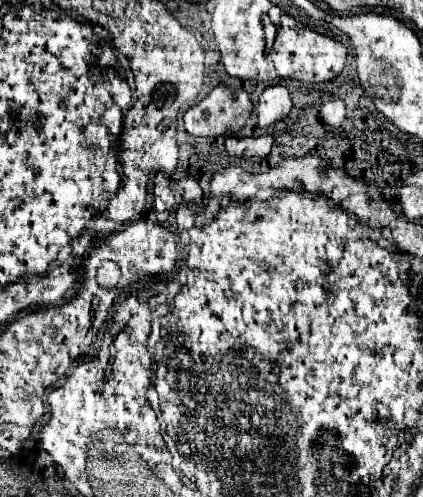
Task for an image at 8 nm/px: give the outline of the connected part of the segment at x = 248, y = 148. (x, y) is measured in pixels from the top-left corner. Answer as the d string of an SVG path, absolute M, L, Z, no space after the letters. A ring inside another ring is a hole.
M264 135L264 137L246 137L246 139L238 139L238 157L242 159L252 159L252 157L260 157L266 159L270 155L270 149L274 145L272 135Z

